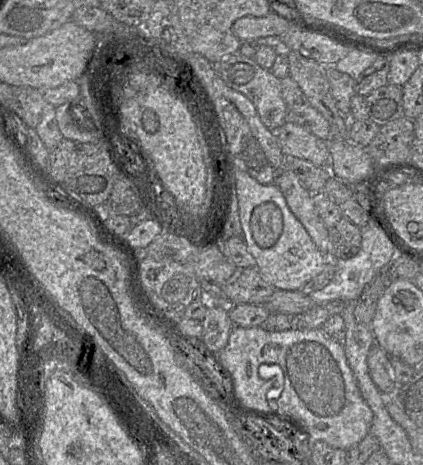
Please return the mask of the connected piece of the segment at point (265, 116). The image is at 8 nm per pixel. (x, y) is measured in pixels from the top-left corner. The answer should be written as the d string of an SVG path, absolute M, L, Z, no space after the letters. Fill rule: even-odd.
M239 52L228 55L218 64L213 64L221 79L231 89L245 95L255 106L262 123L271 131L276 131L285 123L287 105L281 93L281 79L268 69L259 66L253 58Z

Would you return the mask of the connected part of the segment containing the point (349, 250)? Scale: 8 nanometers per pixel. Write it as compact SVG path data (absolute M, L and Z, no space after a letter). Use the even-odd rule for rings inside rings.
M349 219L341 220L329 229L328 259L349 259L354 257L361 248L361 229Z

